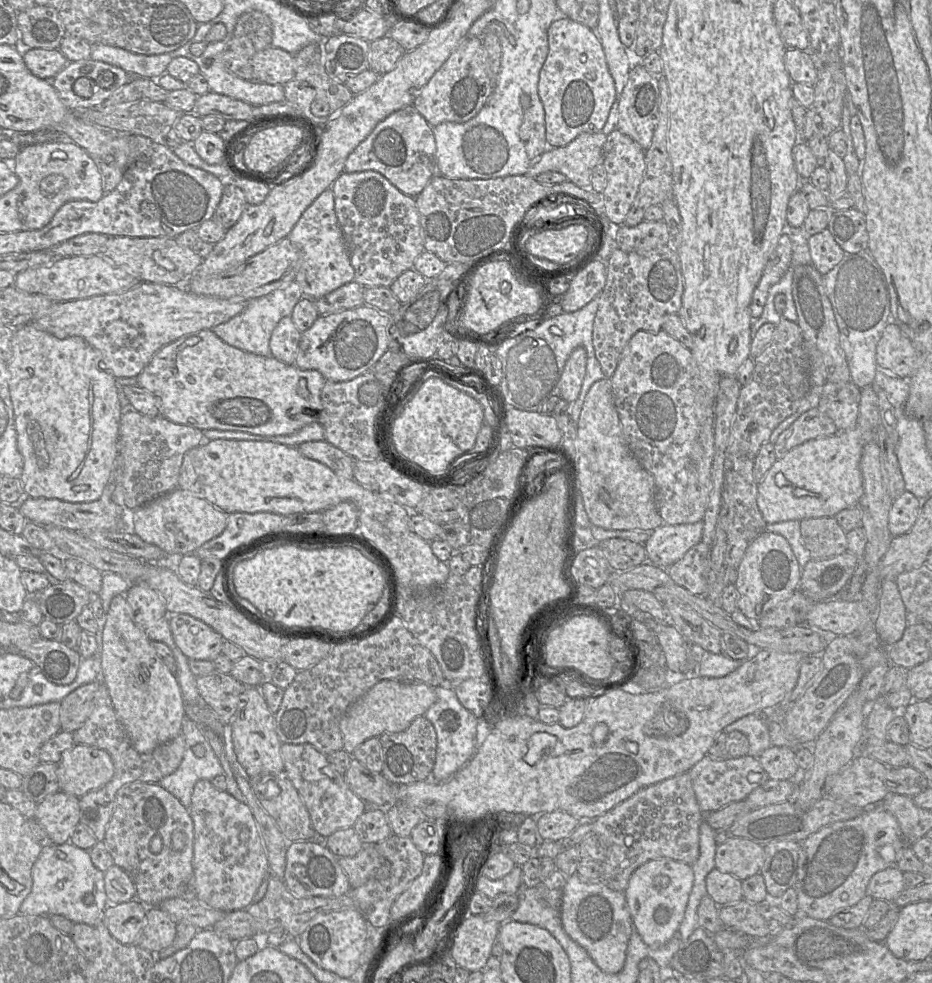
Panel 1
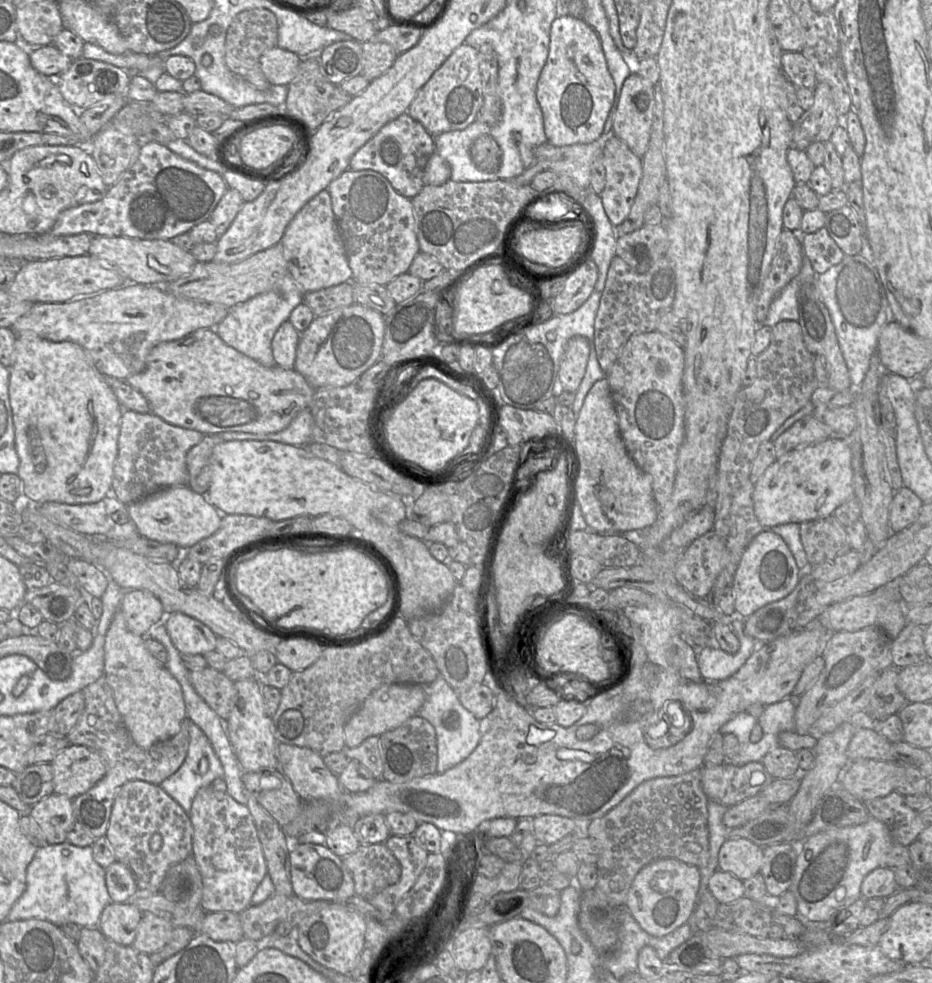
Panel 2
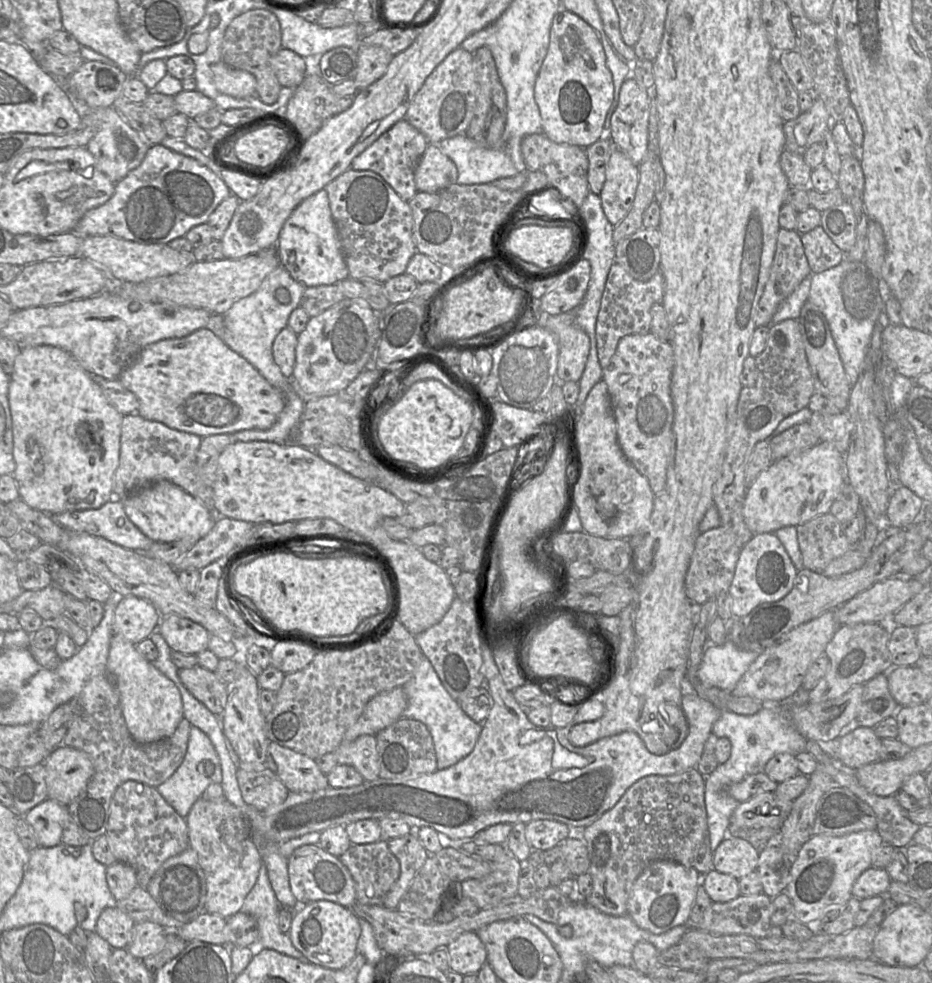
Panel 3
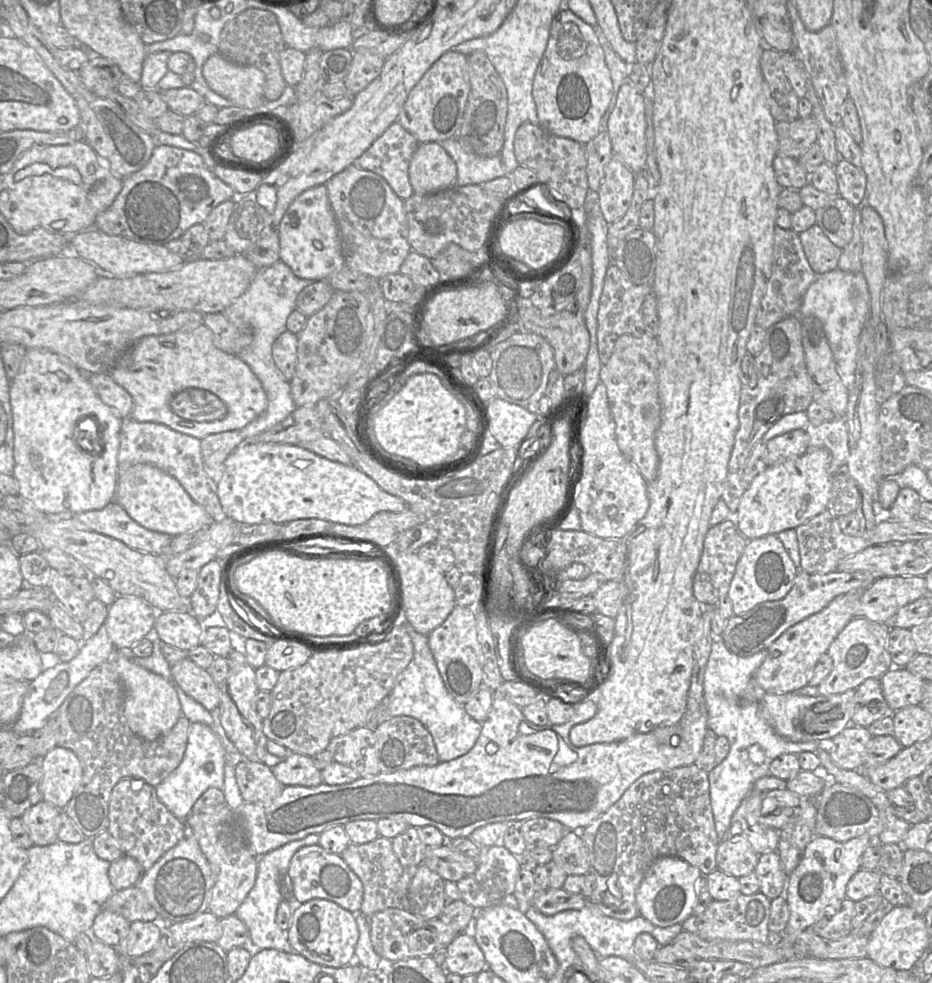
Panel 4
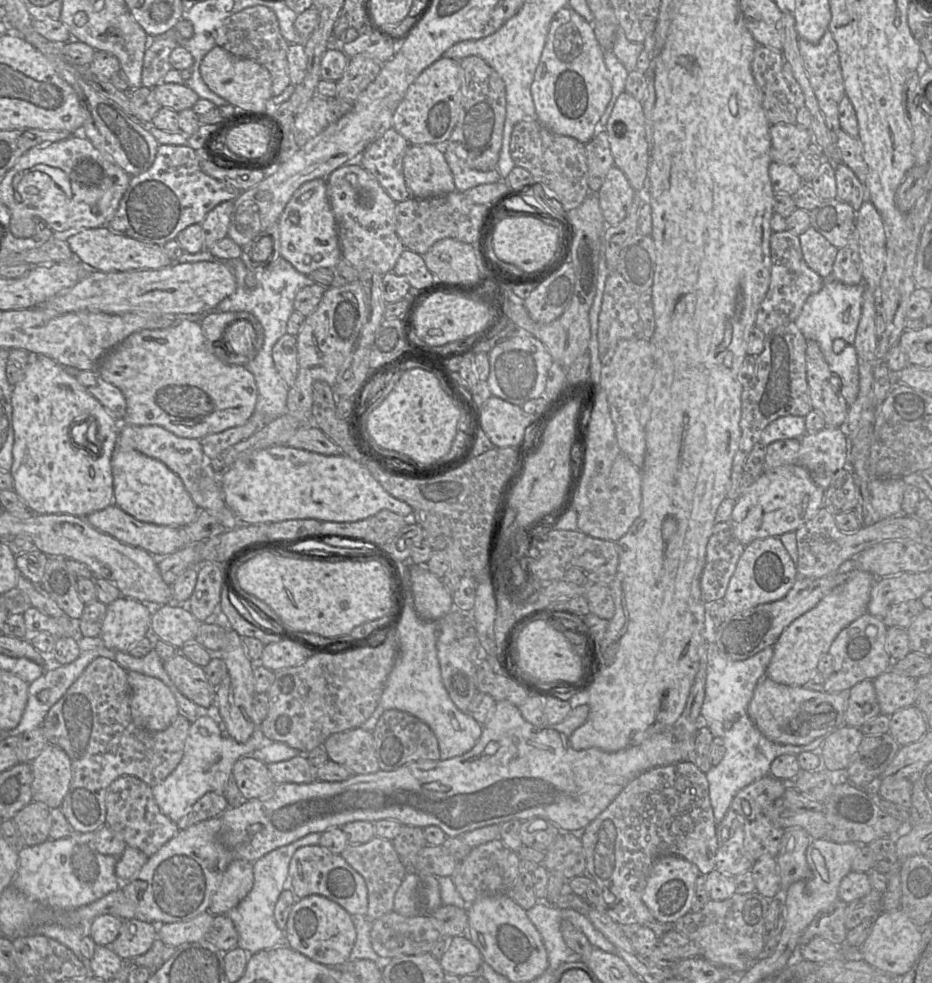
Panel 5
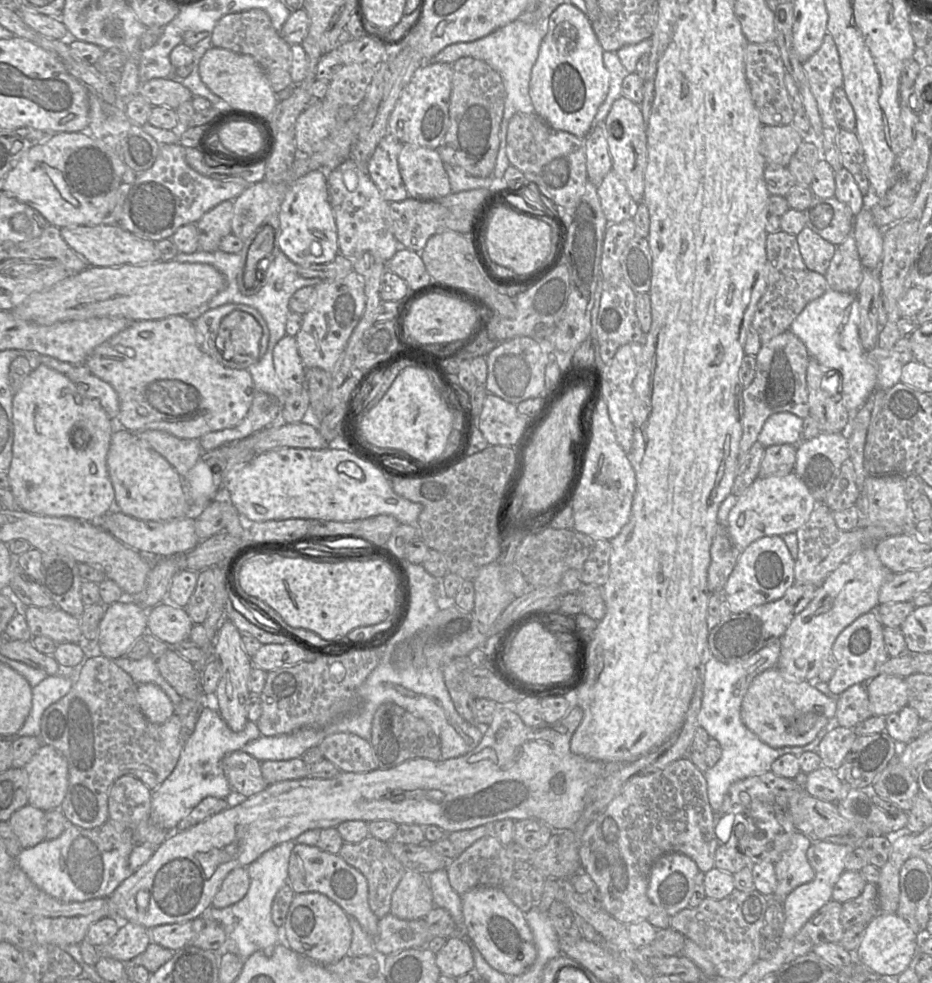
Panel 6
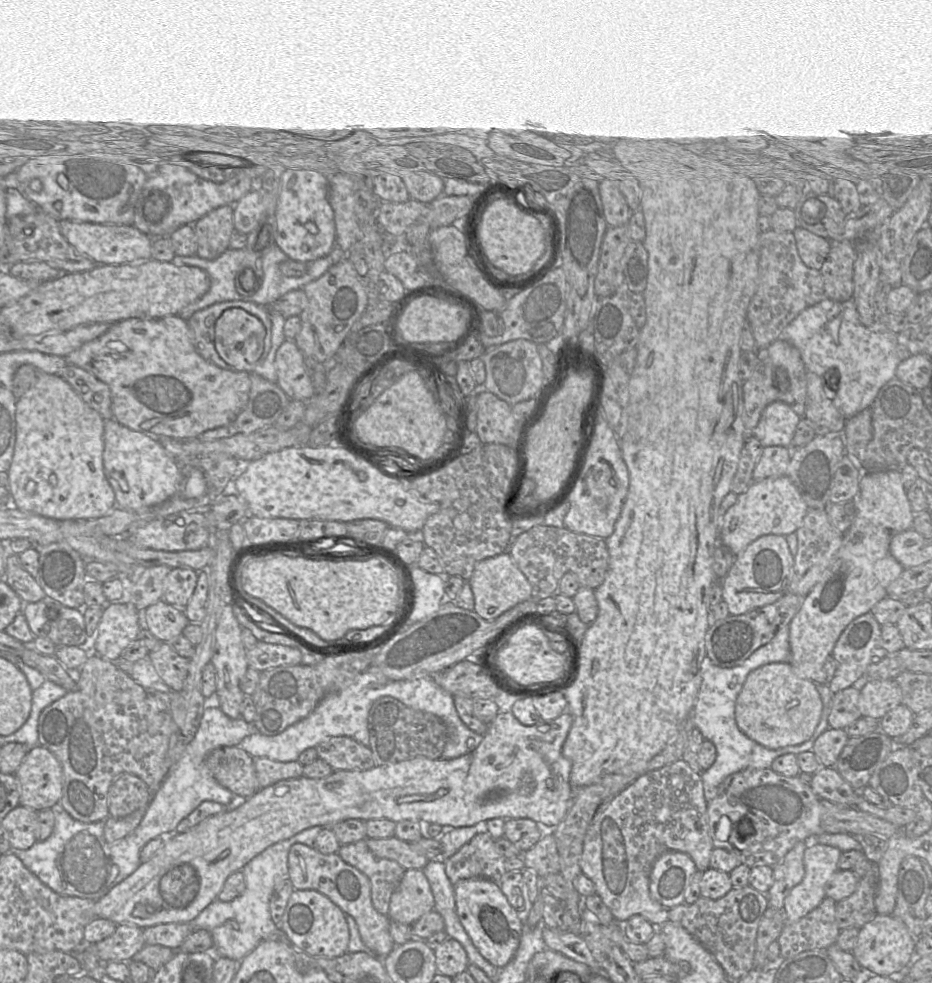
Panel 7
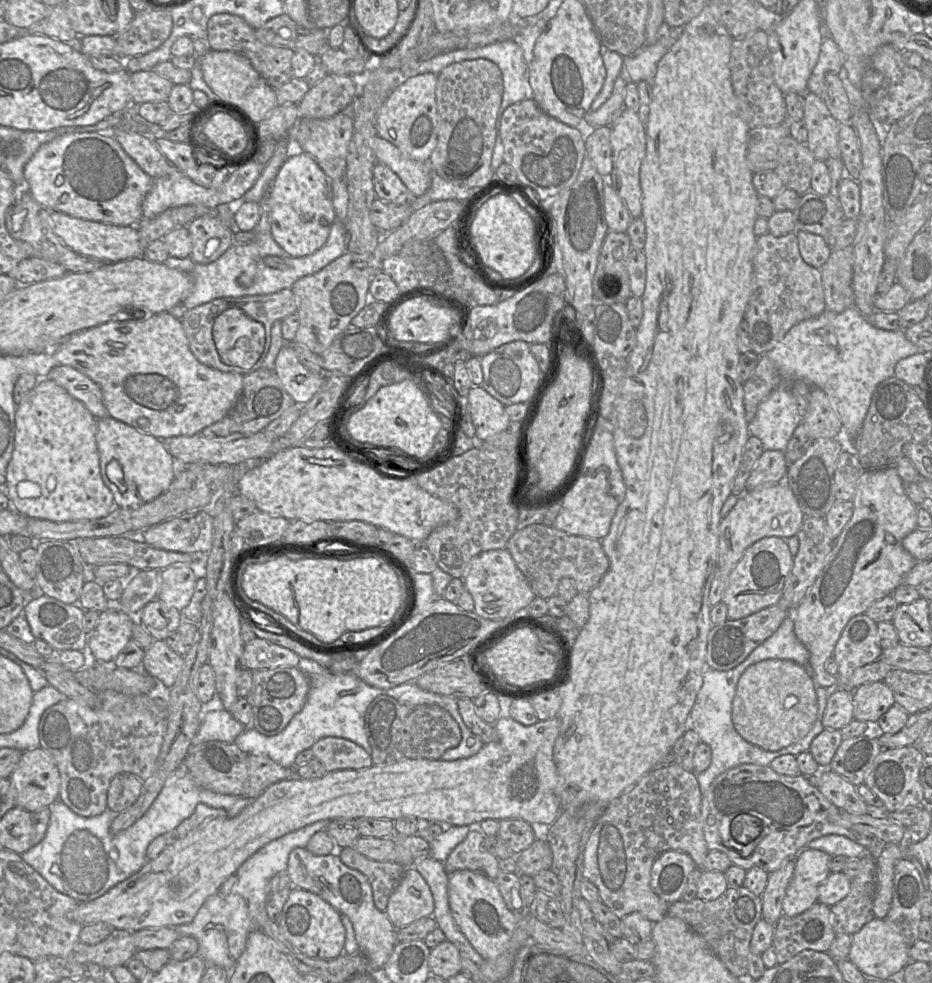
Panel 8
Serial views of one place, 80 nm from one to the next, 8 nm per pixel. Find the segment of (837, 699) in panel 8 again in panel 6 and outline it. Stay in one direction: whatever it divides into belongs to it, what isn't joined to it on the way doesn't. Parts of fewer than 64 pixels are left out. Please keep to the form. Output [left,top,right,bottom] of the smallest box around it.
[835,684,872,728]

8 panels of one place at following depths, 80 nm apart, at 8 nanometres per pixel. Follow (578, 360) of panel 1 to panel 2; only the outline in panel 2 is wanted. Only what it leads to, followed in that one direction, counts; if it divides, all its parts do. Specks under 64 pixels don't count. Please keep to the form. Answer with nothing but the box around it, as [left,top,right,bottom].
[558,336,589,393]

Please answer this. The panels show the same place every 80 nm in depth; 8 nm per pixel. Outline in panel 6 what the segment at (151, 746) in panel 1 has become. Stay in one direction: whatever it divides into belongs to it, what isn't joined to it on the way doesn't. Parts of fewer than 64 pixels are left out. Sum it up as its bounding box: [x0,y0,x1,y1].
[137,684,175,724]

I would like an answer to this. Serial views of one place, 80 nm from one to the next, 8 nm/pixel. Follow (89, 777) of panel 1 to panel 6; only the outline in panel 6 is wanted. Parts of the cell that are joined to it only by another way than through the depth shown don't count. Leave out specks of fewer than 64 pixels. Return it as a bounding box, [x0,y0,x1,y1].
[23,744,68,810]

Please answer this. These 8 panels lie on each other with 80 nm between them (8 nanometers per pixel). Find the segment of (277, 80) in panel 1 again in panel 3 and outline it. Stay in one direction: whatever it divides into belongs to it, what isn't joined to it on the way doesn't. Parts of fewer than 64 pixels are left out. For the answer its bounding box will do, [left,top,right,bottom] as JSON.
[270,48,308,88]

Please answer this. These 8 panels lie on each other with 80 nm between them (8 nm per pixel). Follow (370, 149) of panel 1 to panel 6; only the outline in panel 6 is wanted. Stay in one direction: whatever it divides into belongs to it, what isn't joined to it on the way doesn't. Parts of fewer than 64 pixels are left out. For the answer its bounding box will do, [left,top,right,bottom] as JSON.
[367,134,409,202]

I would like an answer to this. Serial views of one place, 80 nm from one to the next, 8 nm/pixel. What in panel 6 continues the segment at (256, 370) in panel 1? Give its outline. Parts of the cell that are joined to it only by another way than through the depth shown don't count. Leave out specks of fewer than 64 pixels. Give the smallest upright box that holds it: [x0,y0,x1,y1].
[84,315,255,439]

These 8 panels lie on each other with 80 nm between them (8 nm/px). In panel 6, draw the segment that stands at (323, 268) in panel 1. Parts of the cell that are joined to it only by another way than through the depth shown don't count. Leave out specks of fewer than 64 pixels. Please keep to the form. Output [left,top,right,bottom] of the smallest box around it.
[278,170,339,267]

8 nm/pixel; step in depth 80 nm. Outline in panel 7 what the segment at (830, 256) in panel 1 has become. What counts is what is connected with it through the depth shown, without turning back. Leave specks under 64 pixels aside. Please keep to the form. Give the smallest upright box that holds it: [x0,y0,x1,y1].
[793,227,832,270]

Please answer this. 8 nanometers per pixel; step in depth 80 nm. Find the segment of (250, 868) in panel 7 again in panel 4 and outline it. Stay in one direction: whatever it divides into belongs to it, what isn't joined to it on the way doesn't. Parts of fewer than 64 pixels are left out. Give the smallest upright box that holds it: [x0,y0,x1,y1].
[235,834,320,953]

